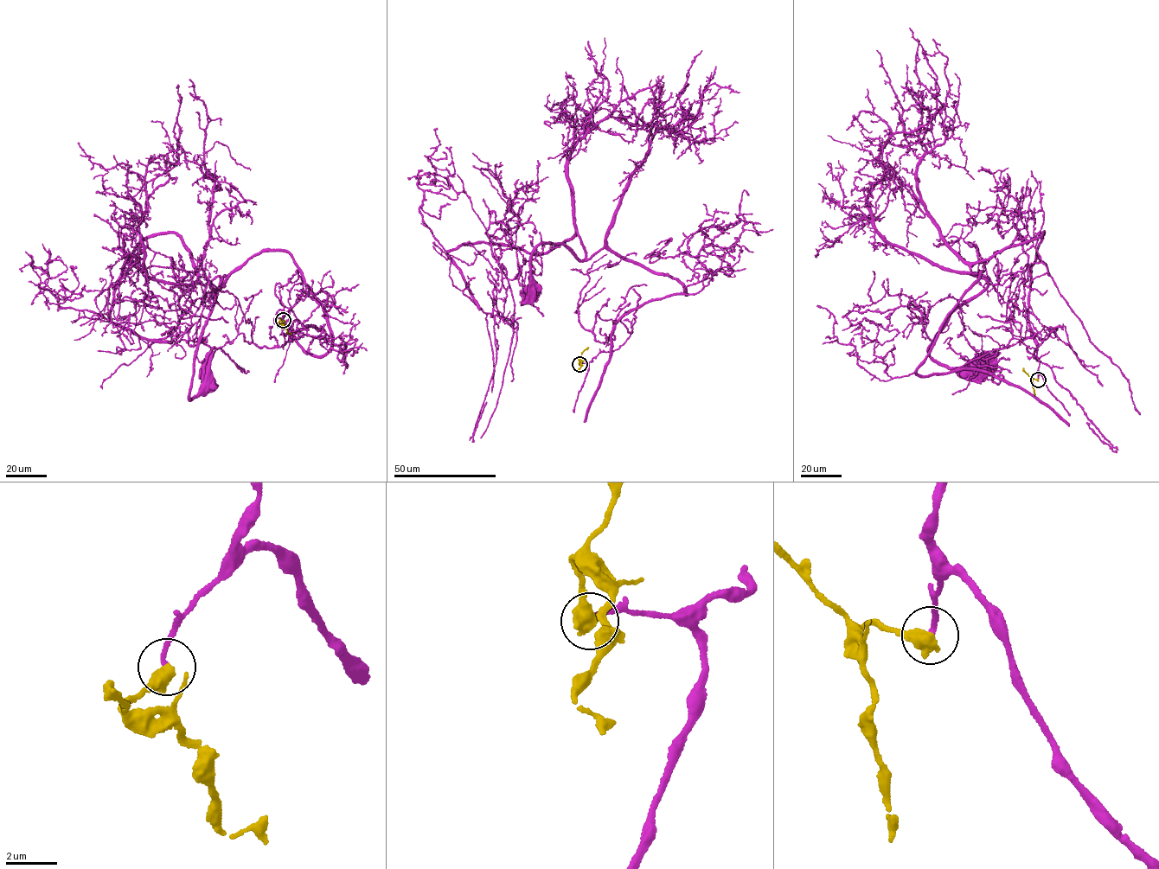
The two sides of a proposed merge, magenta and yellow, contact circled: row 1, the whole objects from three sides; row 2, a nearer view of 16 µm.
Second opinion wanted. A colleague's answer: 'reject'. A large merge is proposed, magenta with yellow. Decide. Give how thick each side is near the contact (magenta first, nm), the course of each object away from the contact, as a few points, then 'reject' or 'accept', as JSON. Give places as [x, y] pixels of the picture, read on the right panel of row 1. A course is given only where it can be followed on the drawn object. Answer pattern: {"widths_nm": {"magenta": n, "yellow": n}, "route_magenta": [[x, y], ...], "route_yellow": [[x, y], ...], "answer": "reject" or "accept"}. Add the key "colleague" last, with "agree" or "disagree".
{"widths_nm": {"magenta": 170, "yellow": 650}, "route_magenta": [[1038, 380], [1037, 349], [1013, 338], [953, 371], [916, 372], [982, 271], [986, 288], [929, 349], [973, 368]], "route_yellow": [[1038, 380], [1032, 380], [1034, 393]], "answer": "accept", "colleague": "disagree"}

